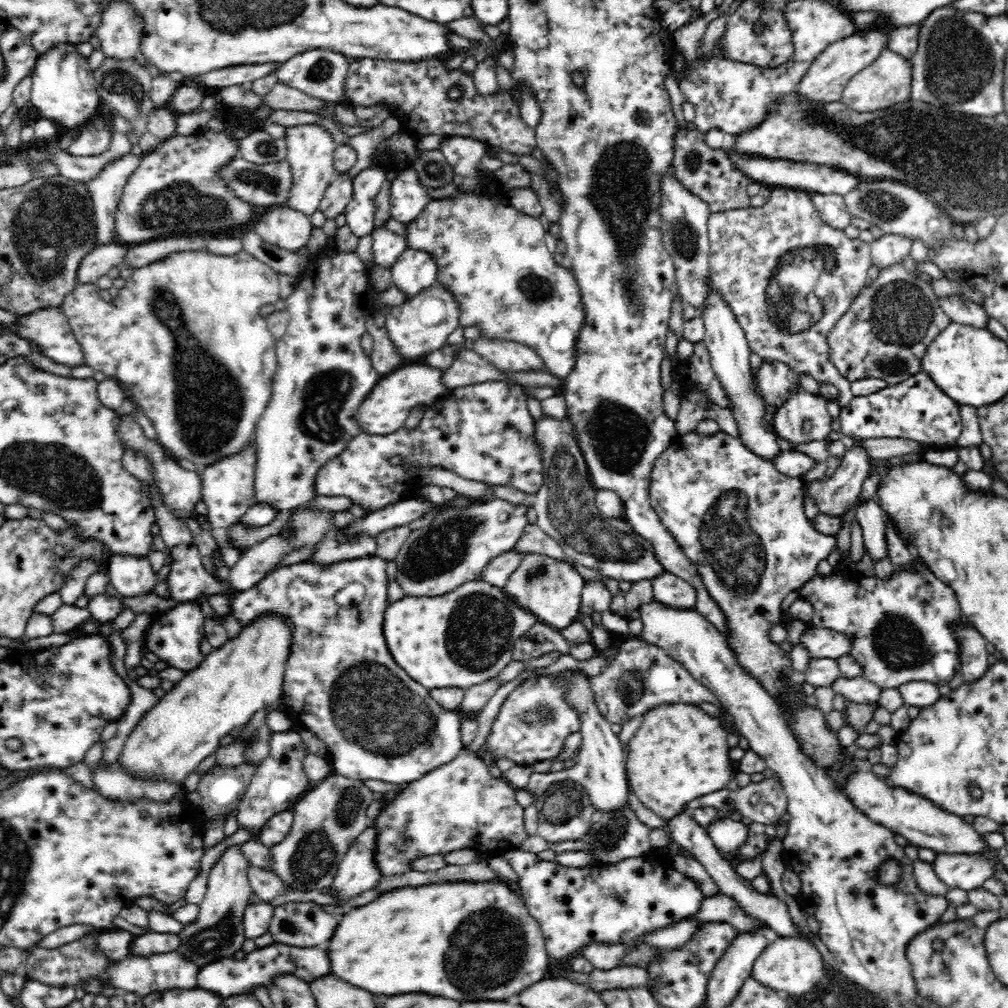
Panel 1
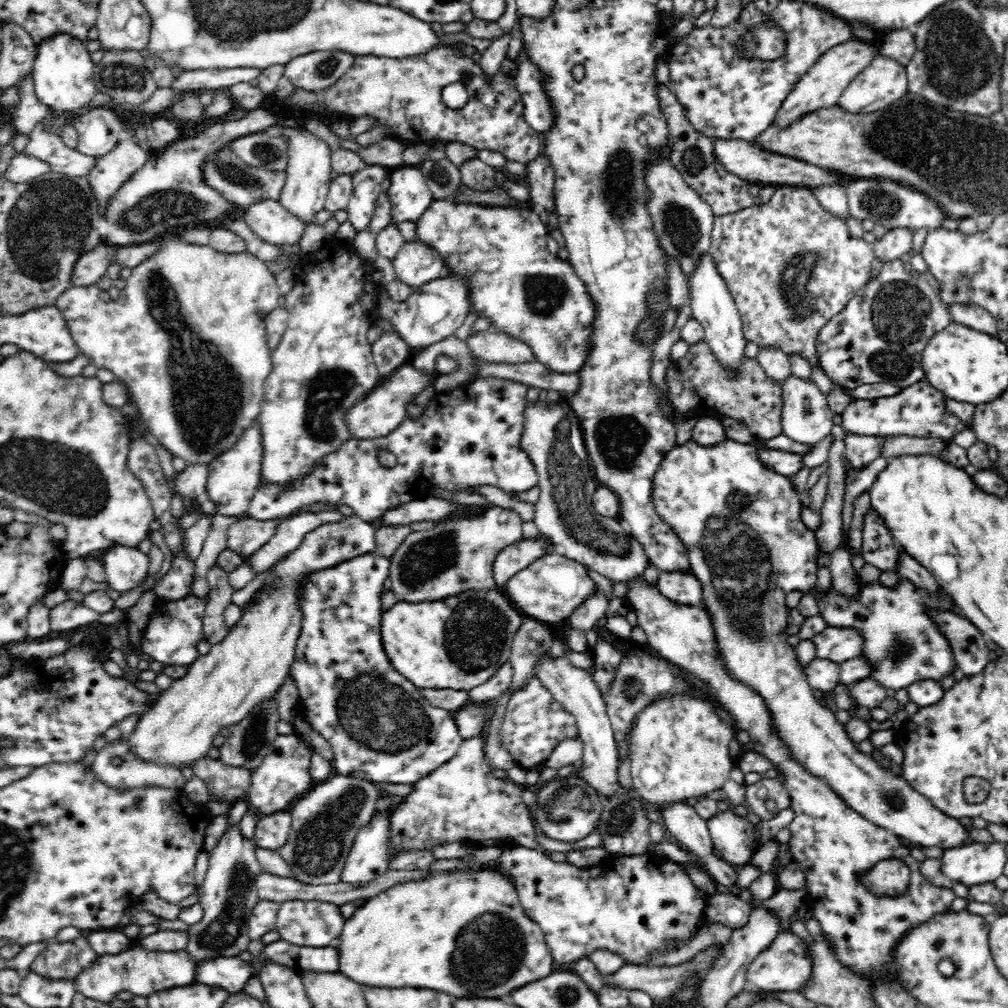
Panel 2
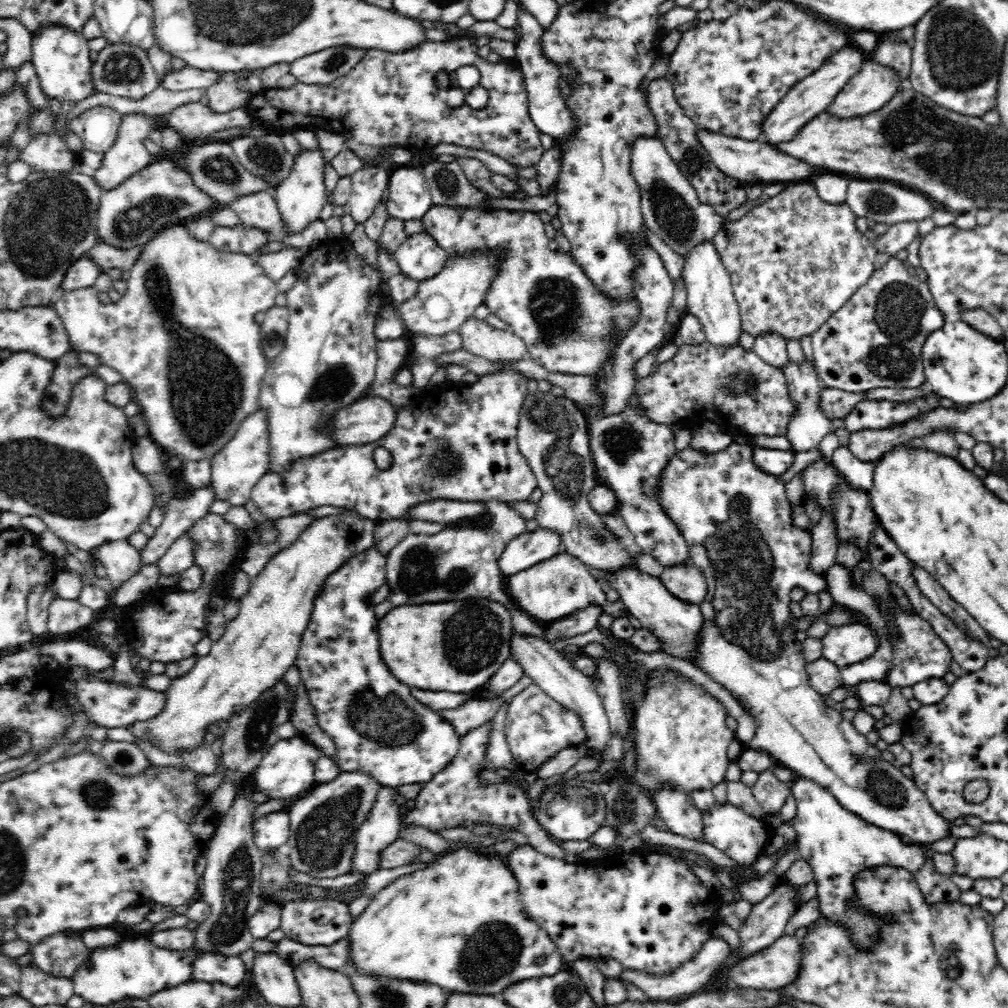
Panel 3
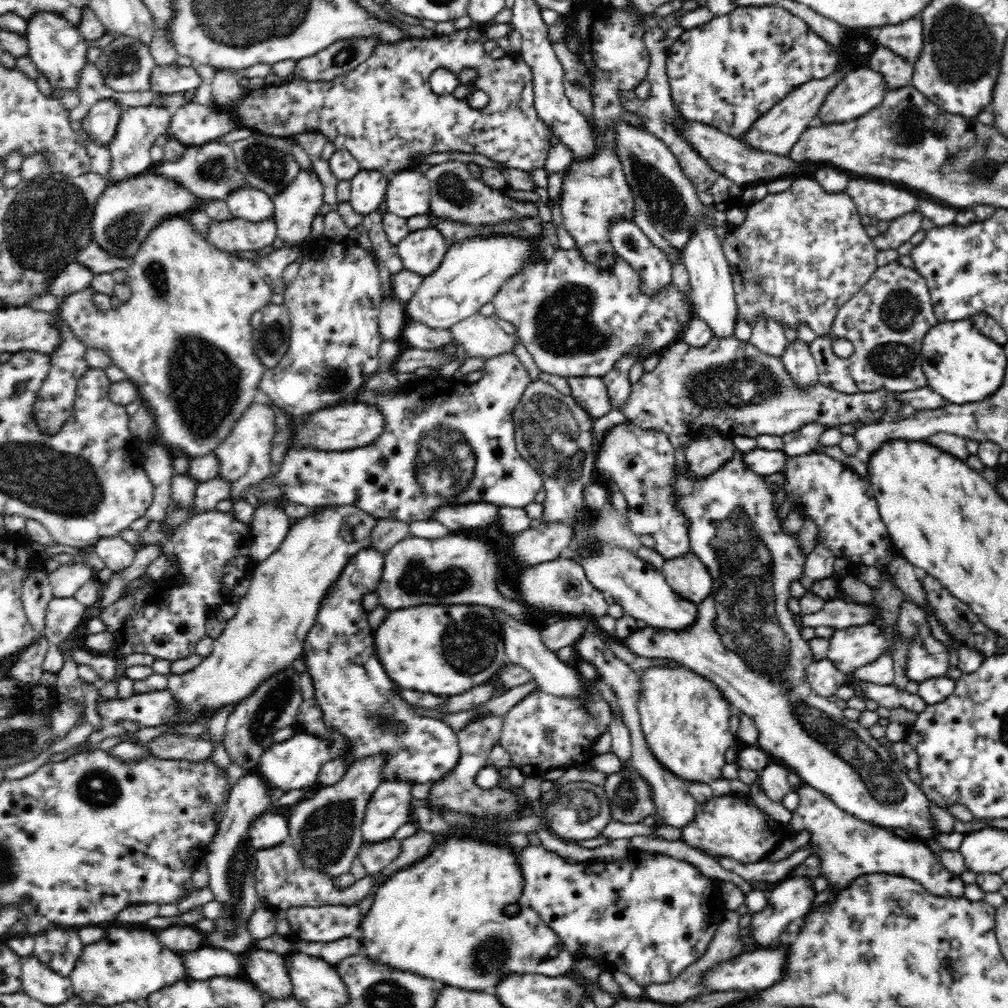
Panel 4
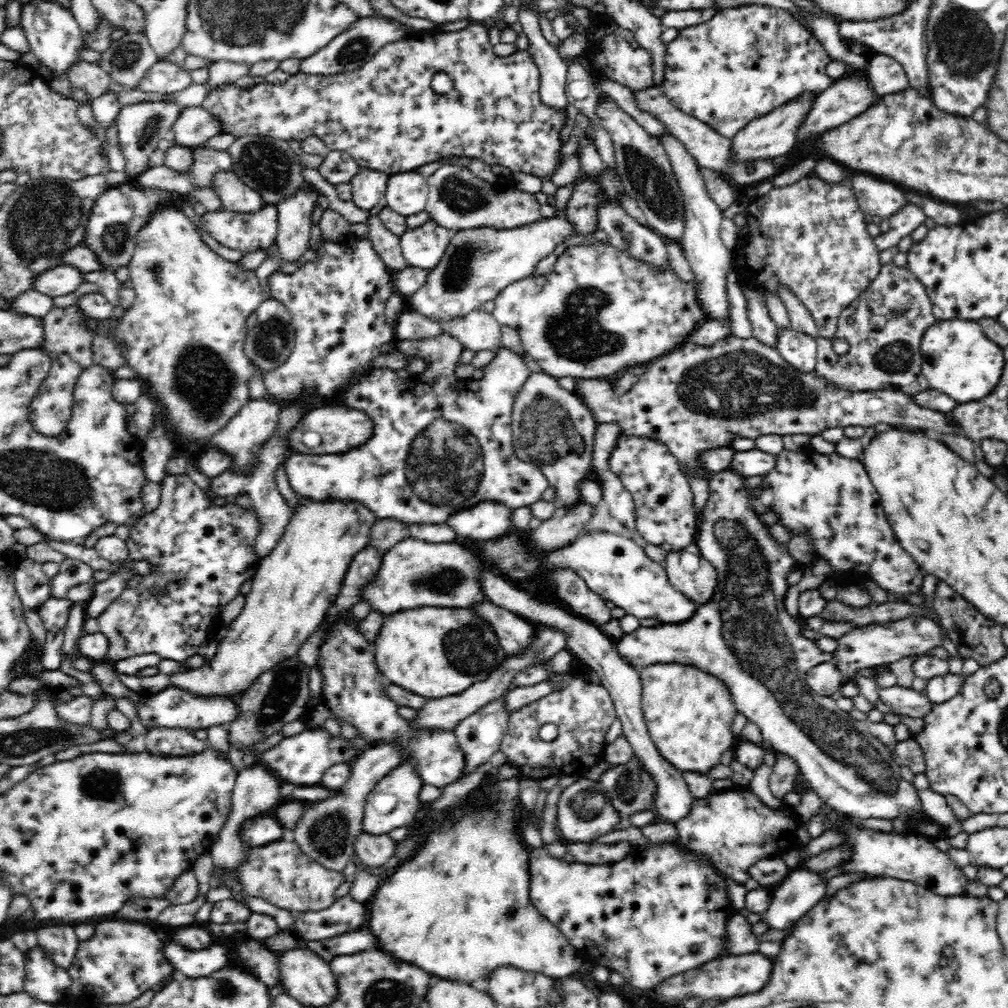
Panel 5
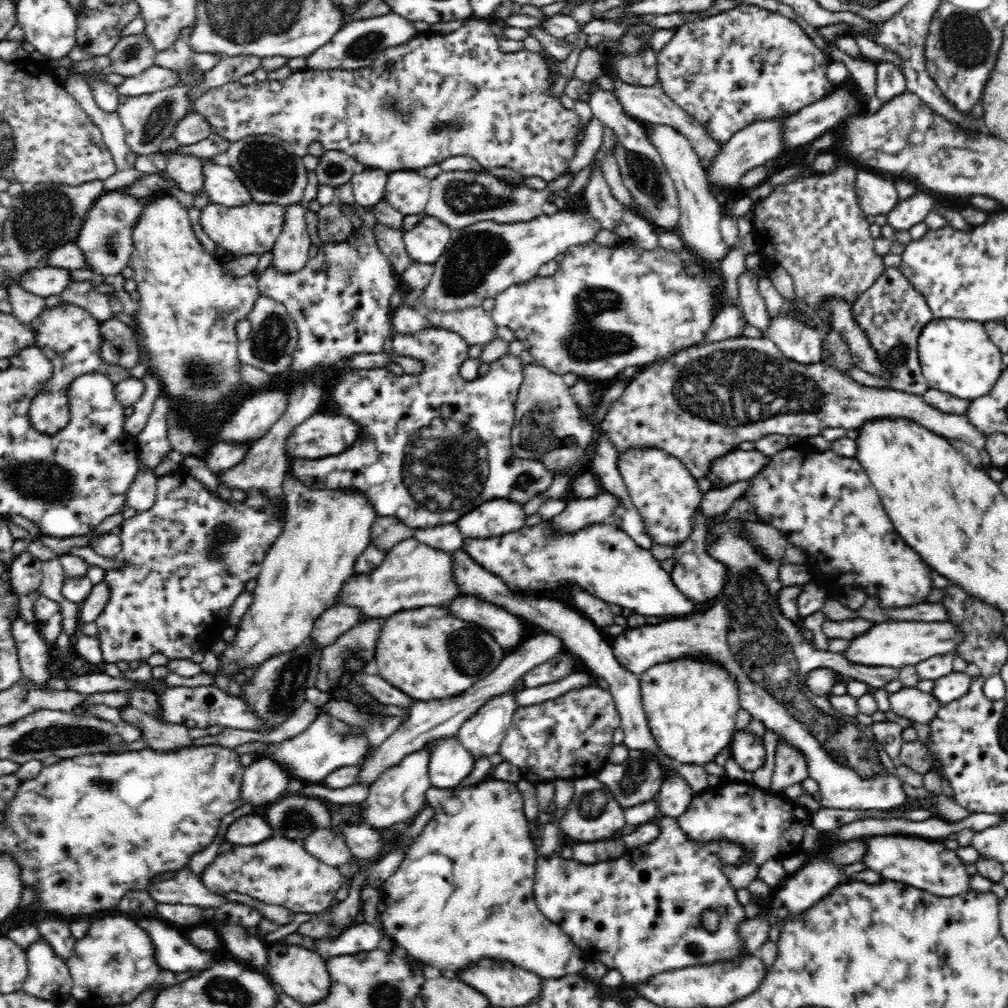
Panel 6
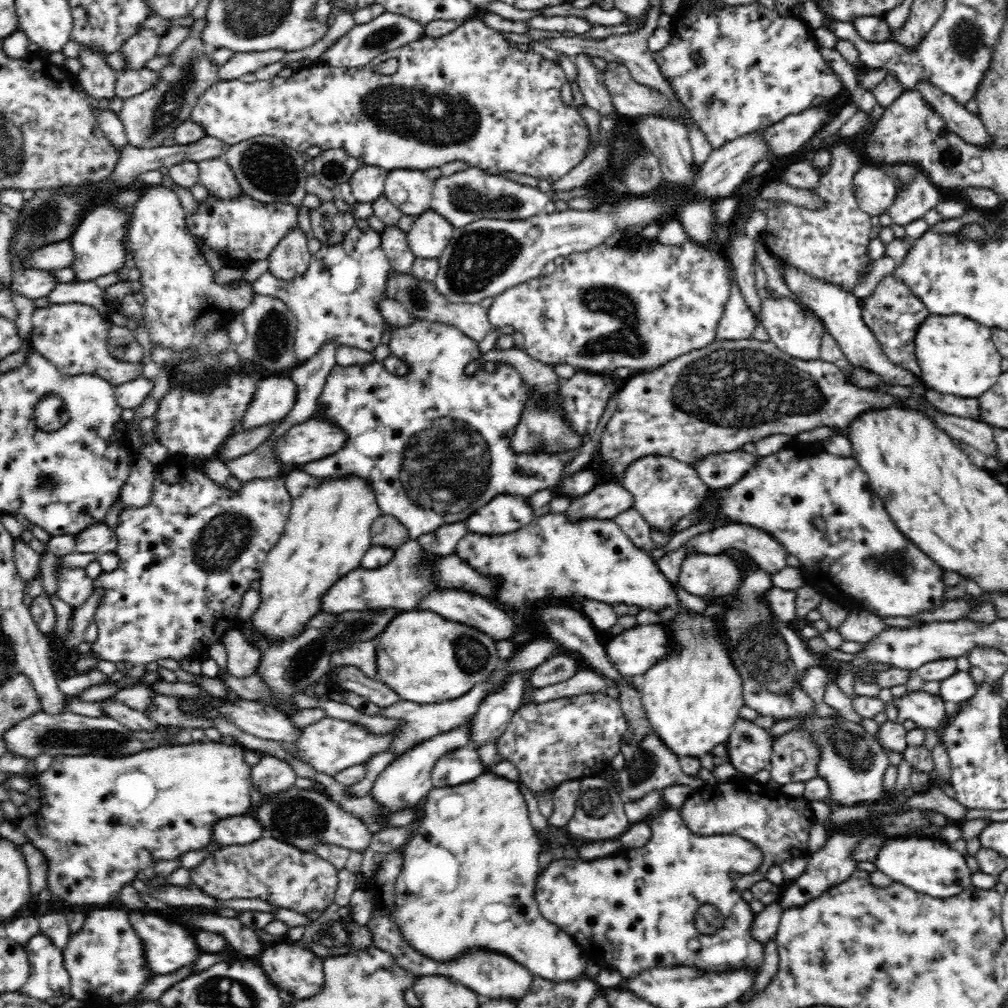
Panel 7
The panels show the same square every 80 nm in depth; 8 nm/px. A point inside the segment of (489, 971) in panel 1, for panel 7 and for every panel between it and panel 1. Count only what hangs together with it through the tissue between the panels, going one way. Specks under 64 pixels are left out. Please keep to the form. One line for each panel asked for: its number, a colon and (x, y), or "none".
2: (401, 937)
3: (431, 925)
4: (456, 916)
5: (460, 907)
6: (465, 889)
7: (468, 879)

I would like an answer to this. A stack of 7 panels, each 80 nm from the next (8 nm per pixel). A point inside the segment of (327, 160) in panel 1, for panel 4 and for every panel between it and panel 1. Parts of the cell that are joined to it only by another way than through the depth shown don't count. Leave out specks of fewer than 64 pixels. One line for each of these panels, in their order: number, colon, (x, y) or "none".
2: (308, 171)
3: (300, 198)
4: (295, 209)

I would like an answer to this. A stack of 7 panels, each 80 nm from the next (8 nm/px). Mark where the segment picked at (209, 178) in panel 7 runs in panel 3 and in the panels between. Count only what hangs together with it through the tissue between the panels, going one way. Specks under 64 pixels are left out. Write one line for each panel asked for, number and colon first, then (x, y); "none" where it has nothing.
3: (258, 210)
4: (247, 203)
5: (235, 196)
6: (222, 184)

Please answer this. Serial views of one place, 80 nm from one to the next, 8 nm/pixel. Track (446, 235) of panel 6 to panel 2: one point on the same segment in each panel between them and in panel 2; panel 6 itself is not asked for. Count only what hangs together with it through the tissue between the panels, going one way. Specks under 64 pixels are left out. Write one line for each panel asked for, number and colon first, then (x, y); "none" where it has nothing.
2: (416, 263)
3: (419, 256)
4: (422, 251)
5: (424, 247)

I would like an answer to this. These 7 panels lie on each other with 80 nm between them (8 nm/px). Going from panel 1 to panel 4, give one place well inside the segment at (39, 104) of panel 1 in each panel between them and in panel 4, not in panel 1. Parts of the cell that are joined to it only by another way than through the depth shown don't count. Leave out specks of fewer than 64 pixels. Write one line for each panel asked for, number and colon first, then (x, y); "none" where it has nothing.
2: (62, 70)
3: (61, 57)
4: (57, 47)

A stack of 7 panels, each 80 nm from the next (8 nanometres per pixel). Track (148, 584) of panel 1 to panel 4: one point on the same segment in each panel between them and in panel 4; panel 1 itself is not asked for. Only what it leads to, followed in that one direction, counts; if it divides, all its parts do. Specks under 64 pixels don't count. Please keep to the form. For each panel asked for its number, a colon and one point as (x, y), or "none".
2: (125, 567)
3: (121, 561)
4: (117, 554)

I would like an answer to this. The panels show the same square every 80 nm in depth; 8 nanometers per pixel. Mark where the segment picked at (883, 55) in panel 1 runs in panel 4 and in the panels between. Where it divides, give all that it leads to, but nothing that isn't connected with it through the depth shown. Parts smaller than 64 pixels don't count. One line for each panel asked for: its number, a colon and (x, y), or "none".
2: (883, 81)
3: (873, 85)
4: (861, 89)

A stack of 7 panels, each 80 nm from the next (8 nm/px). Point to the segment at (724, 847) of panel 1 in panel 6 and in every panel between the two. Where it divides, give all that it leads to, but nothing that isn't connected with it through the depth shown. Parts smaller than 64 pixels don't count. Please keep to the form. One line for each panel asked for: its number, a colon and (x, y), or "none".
2: (733, 836)
3: (743, 837)
4: (727, 826)
5: (734, 828)
6: (769, 825)

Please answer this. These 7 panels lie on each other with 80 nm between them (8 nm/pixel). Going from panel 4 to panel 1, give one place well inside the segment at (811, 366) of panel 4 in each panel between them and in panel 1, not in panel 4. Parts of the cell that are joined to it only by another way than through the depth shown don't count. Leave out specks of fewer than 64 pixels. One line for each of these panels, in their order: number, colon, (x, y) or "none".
1: (804, 417)
2: (806, 419)
3: (808, 426)

